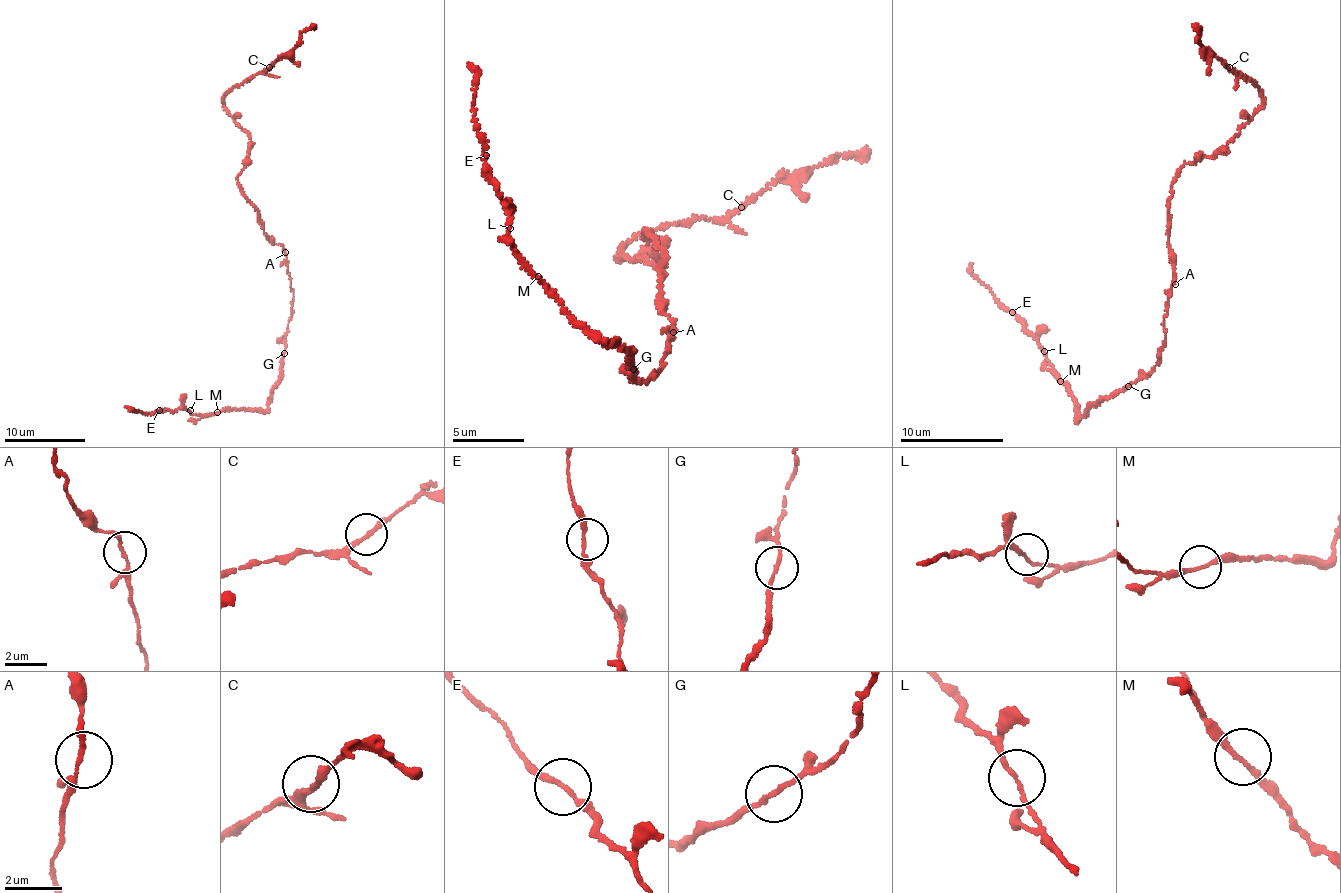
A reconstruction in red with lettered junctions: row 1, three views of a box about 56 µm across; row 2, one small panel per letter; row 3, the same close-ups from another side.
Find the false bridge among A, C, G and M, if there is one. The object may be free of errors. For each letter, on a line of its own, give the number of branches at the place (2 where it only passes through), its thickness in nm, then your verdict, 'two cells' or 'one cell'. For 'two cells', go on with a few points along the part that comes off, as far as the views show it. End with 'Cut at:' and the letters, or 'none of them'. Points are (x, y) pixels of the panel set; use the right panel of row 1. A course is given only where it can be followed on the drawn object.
A: 2 branches meet; 150 nm thick; one cell
C: 2 branches meet; 190 nm thick; one cell
G: 2 branches meet; 160 nm thick; one cell
M: 2 branches meet; 180 nm thick; one cell
Cut at: none of them

